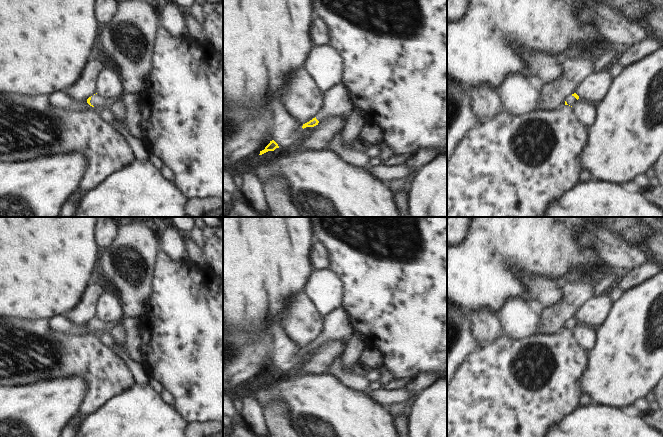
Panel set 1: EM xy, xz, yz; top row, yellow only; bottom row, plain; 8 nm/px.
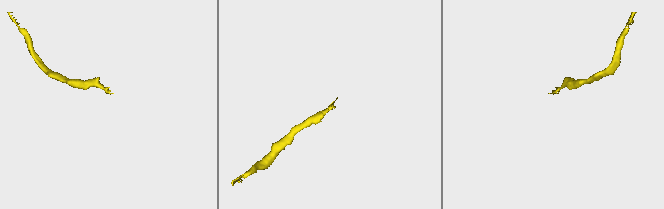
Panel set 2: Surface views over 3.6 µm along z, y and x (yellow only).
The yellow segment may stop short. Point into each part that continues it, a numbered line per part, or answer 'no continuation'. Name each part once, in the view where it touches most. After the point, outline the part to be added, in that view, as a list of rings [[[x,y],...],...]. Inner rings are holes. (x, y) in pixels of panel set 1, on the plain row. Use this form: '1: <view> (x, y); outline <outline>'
1: xy (98, 325); outline [[[95,318],[91,321],[90,327],[97,333],[111,332],[121,322],[103,321],[99,318]]]

